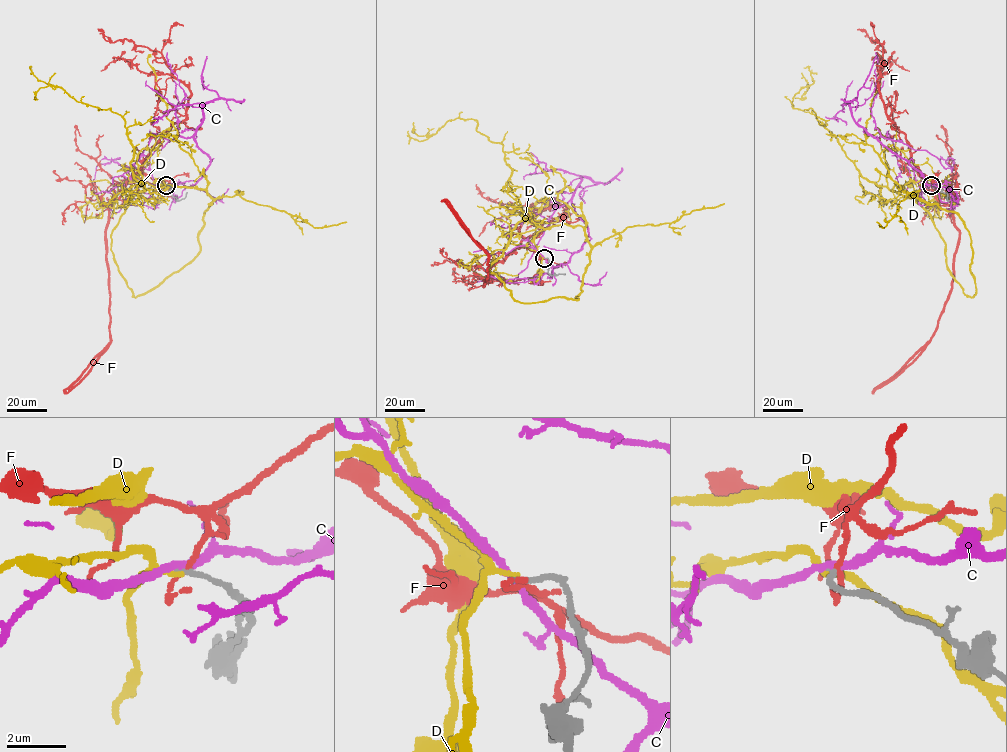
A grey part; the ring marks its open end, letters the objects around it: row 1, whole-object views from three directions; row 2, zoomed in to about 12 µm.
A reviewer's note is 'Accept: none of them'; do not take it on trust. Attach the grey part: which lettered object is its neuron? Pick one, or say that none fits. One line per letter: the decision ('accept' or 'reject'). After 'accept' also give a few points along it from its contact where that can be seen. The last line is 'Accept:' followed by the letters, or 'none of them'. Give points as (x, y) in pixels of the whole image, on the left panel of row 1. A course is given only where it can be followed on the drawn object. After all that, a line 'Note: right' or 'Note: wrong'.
C: reject
D: reject
F: reject
Accept: none of them
Note: right

